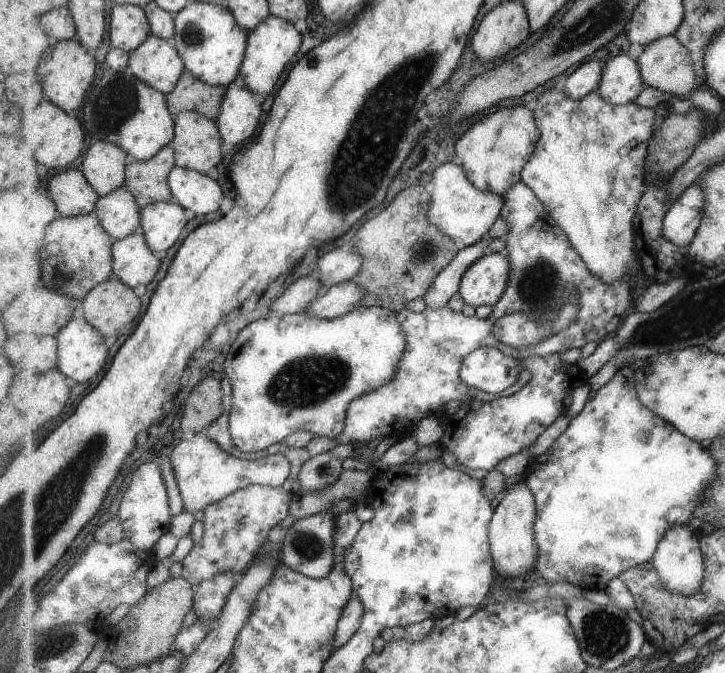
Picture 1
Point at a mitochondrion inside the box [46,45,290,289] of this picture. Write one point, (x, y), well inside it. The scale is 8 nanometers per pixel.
(116, 102)

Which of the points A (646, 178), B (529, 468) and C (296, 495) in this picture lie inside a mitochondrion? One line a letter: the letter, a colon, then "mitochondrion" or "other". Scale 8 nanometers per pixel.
A: other
B: other
C: other

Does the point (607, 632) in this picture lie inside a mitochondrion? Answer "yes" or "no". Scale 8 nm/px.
yes

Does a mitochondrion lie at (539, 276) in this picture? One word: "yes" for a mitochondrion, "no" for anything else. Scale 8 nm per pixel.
yes

